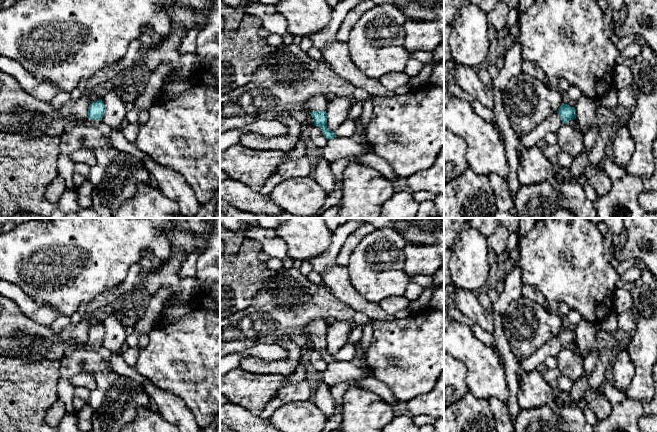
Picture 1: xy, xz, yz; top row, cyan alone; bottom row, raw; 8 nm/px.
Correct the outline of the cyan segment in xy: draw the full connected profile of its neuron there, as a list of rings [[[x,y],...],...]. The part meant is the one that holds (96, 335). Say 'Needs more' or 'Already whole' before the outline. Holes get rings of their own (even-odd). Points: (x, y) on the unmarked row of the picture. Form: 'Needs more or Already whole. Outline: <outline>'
Needs more. Outline: [[[99,323],[95,326],[93,326],[88,334],[88,341],[80,346],[78,348],[85,349],[85,350],[91,350],[91,351],[98,351],[98,349],[102,346],[102,341],[105,337],[105,330],[102,325],[102,323]]]

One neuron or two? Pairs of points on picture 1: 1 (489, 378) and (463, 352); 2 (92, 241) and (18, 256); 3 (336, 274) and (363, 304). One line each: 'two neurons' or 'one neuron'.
1: one neuron
2: one neuron
3: one neuron

